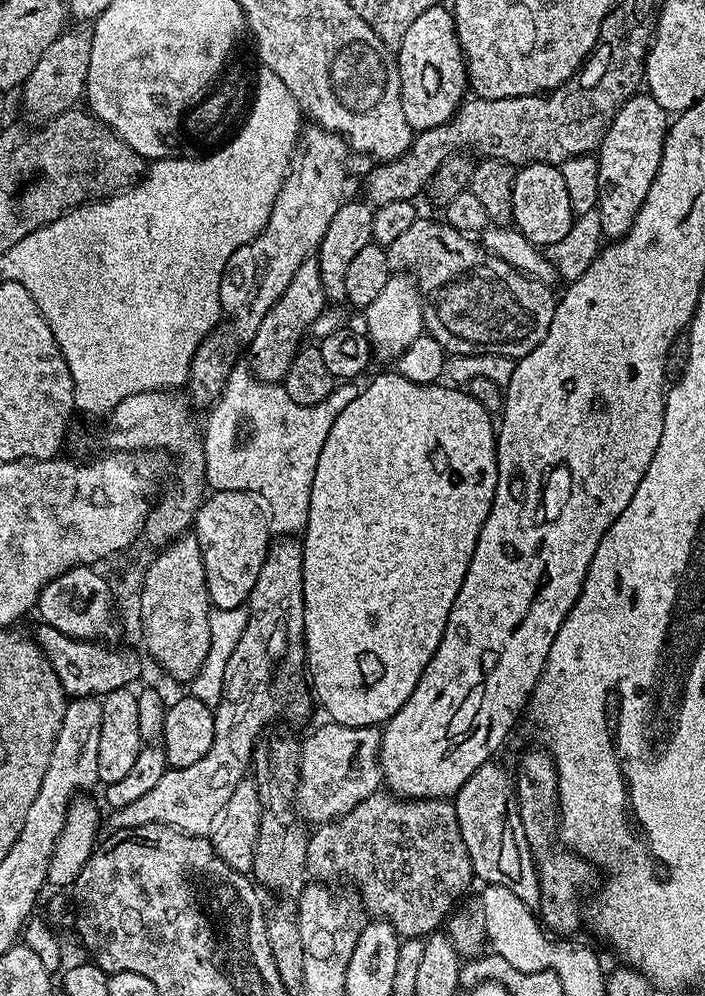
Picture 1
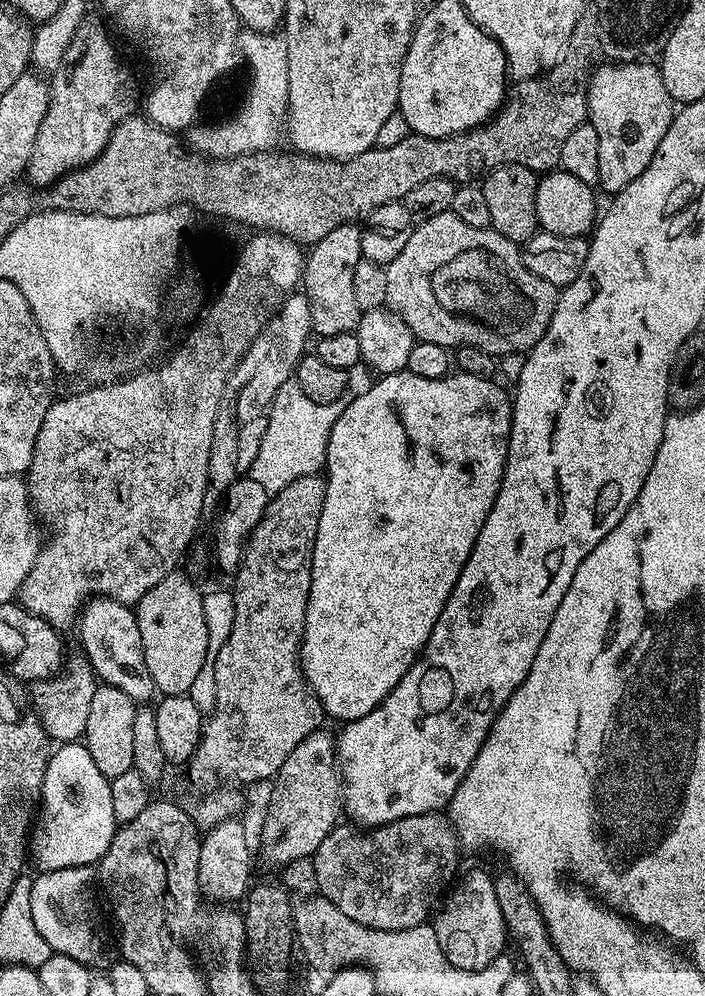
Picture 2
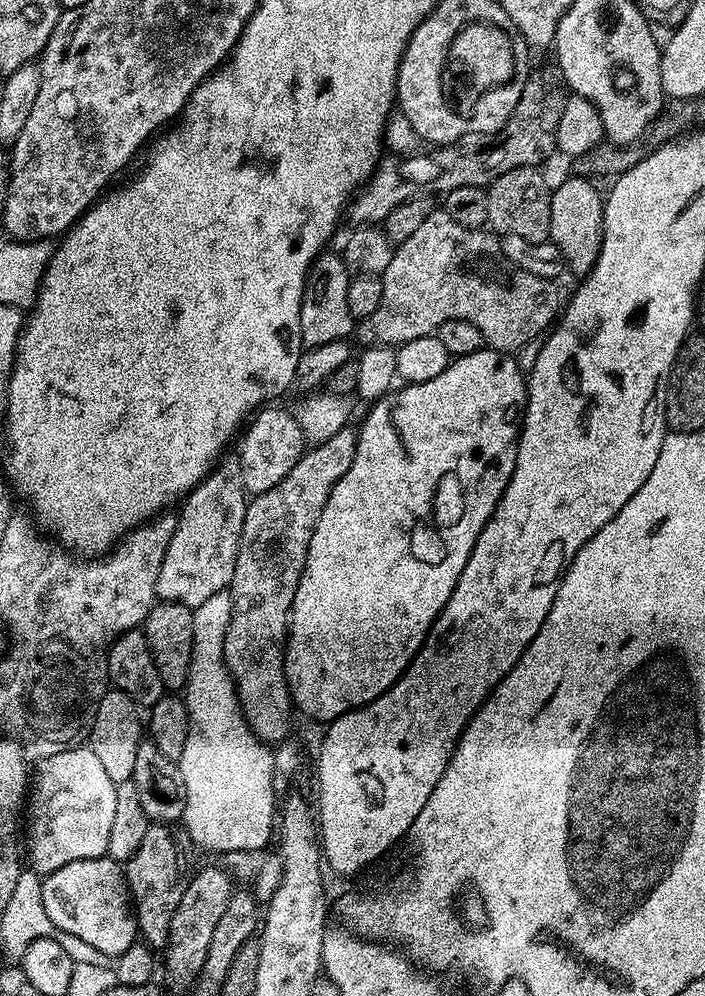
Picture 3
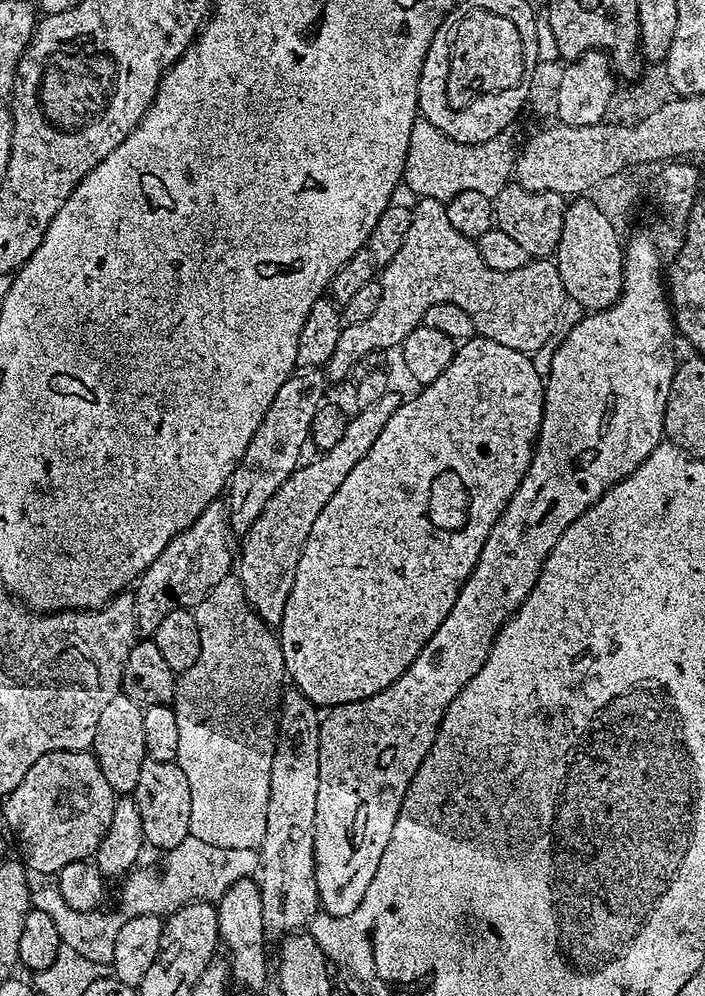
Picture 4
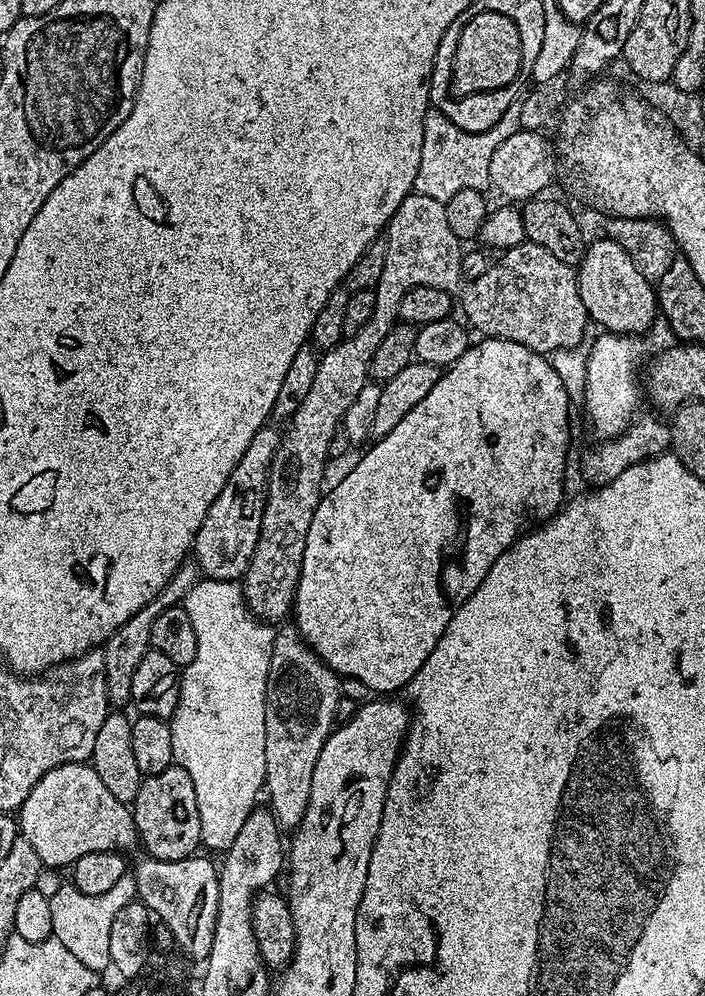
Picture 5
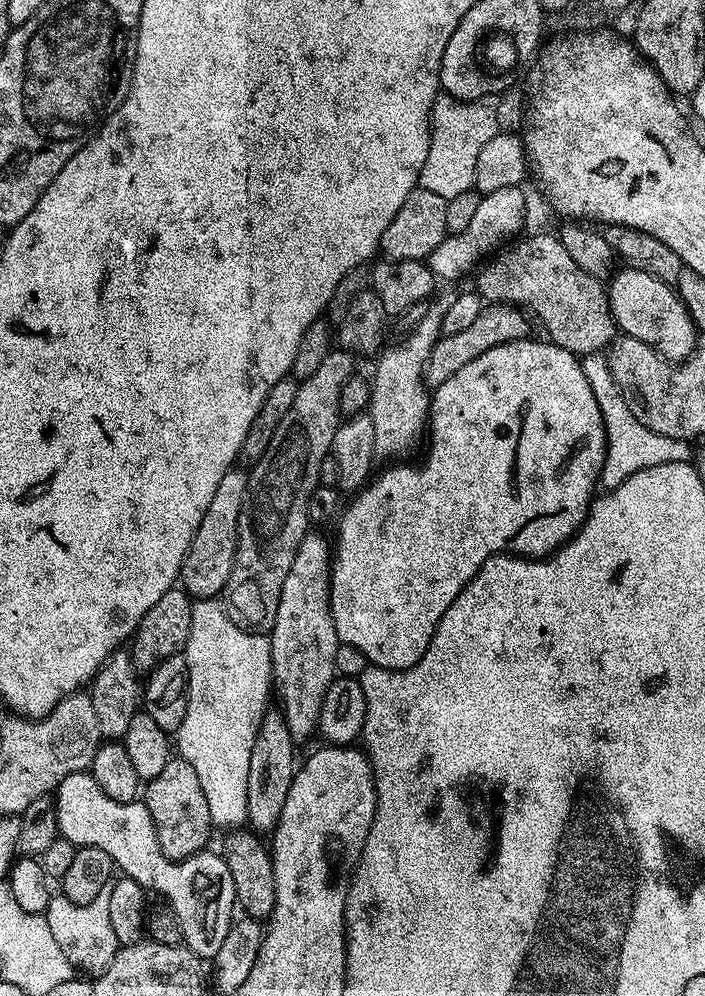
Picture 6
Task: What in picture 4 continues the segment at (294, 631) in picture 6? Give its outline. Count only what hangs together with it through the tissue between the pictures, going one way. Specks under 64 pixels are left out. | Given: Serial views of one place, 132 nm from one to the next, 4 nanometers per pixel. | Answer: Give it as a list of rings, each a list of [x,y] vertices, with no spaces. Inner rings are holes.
[[[294,686],[281,695],[276,730],[276,753],[270,768],[270,802],[266,810],[266,838],[258,849],[258,883],[269,937],[311,925],[320,908],[316,885],[316,803],[321,709]]]

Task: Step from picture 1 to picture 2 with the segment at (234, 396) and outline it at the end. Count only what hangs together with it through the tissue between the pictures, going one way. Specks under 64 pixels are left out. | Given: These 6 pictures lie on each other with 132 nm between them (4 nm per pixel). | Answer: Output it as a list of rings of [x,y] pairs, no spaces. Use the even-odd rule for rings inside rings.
[[[290,378],[278,390],[268,412],[268,429],[262,438],[258,458],[250,469],[250,477],[260,482],[269,494],[275,494],[303,476],[313,476],[325,467],[328,459],[328,439],[344,409],[344,400],[319,404]]]

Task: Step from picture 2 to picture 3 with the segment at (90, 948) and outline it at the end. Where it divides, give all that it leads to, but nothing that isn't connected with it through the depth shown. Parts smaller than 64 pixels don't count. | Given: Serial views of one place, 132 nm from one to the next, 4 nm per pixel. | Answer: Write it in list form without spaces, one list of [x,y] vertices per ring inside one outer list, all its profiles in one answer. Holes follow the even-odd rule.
[[[103,855],[97,859],[78,859],[76,862],[67,863],[41,881],[40,897],[43,900],[44,914],[59,929],[89,943],[109,958],[122,955],[137,941],[139,928],[132,913],[131,893],[128,891],[125,871],[117,860]]]

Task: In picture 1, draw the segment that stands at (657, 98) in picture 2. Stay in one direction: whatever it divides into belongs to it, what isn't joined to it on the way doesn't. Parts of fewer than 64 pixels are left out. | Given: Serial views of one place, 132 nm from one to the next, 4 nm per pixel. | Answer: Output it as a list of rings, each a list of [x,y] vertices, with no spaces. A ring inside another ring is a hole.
[[[637,94],[628,99],[614,114],[612,124],[602,138],[596,161],[598,162],[598,202],[596,210],[601,216],[601,234],[609,241],[625,236],[642,206],[654,174],[662,162],[664,139],[668,133],[670,114],[653,96]]]

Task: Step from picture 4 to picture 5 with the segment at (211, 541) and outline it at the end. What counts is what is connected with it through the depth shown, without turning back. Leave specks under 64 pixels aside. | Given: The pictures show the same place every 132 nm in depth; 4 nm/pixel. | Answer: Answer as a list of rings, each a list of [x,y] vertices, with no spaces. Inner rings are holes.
[[[195,563],[181,564],[178,571],[170,578],[168,585],[151,602],[142,606],[142,610],[138,610],[138,614],[134,614],[134,618],[130,618],[130,622],[122,622],[122,626],[118,626],[118,630],[114,630],[112,637],[104,641],[102,651],[106,662],[106,694],[109,705],[124,706],[120,704],[127,705],[131,701],[130,685],[134,682],[134,670],[138,670],[138,662],[142,662],[142,658],[150,651],[152,643],[150,630],[154,626],[154,618],[158,618],[158,614],[162,614],[162,610],[177,607],[184,601],[188,591],[196,585],[197,579],[198,569]]]

